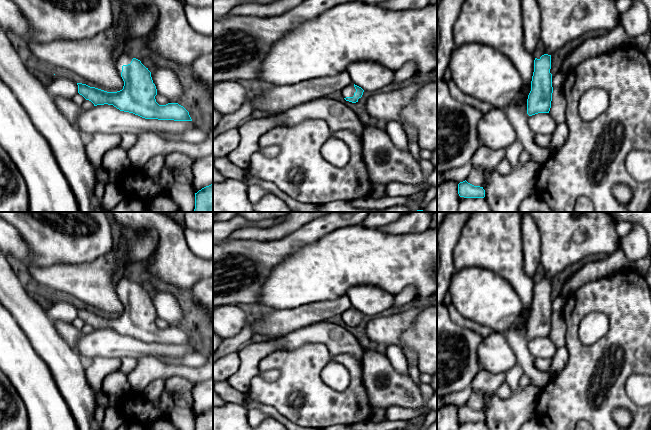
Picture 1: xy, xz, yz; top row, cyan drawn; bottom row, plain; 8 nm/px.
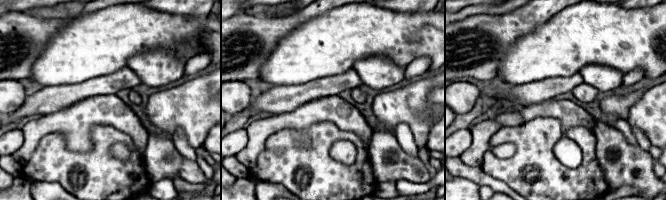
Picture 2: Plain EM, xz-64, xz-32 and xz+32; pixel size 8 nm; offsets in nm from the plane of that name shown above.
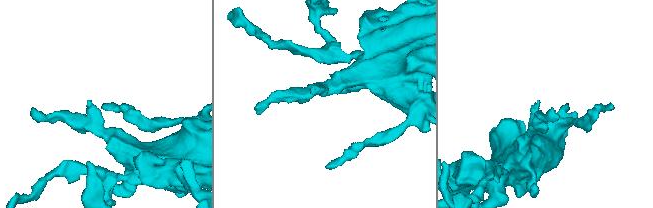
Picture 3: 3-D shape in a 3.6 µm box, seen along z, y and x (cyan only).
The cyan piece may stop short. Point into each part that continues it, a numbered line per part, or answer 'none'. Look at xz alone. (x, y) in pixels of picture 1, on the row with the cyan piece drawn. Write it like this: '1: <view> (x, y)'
1: xz (348, 91)

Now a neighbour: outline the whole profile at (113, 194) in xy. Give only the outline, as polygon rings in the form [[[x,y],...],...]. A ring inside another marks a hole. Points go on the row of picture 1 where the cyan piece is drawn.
[[[108,182],[105,187],[104,195],[101,199],[101,205],[104,212],[114,208],[125,198],[125,194],[119,184]]]

